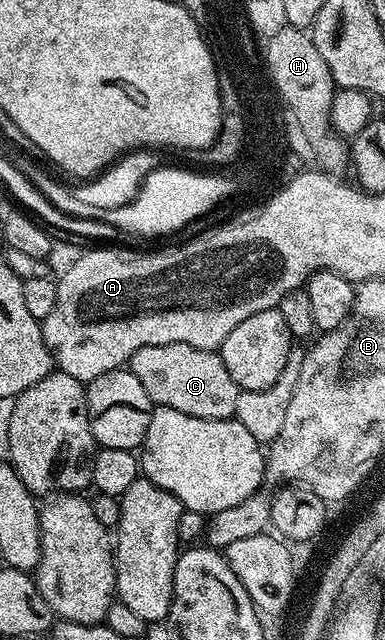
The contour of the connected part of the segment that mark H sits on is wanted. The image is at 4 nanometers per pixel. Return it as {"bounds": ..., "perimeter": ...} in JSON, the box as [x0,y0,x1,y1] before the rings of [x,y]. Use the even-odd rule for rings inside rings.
{"bounds":[263,25,350,174],"perimeter":[[[290,25],[264,44],[263,51],[273,83],[286,103],[284,106],[294,113],[302,126],[306,138],[313,145],[320,168],[328,174],[341,174],[350,164],[350,146],[342,136],[336,134],[331,125],[332,101],[337,88],[325,57],[318,52],[304,28]]]}

